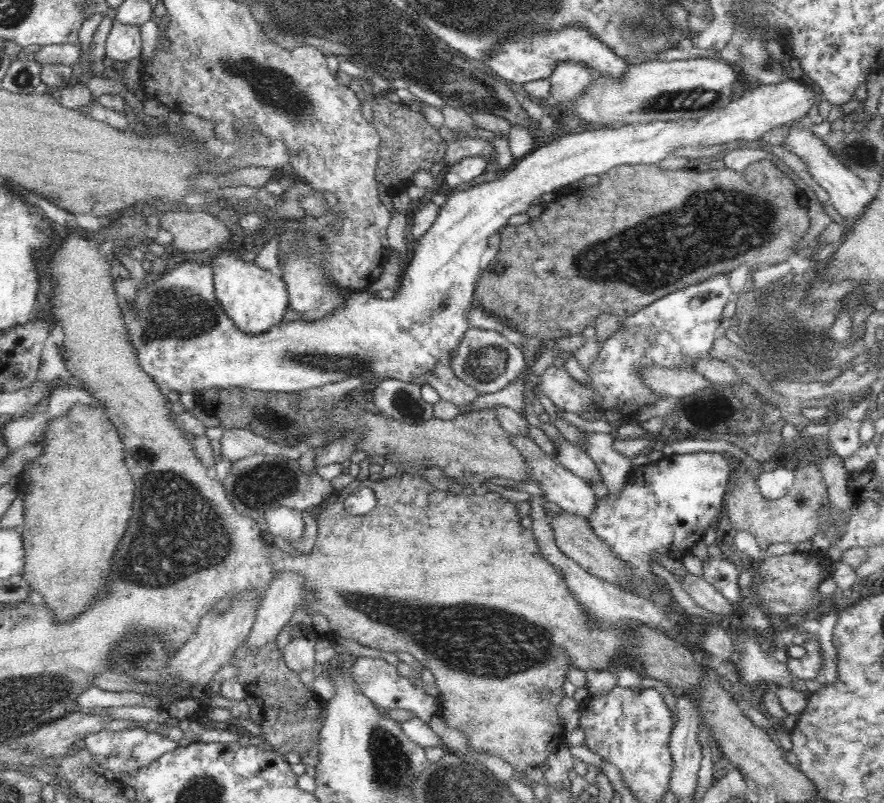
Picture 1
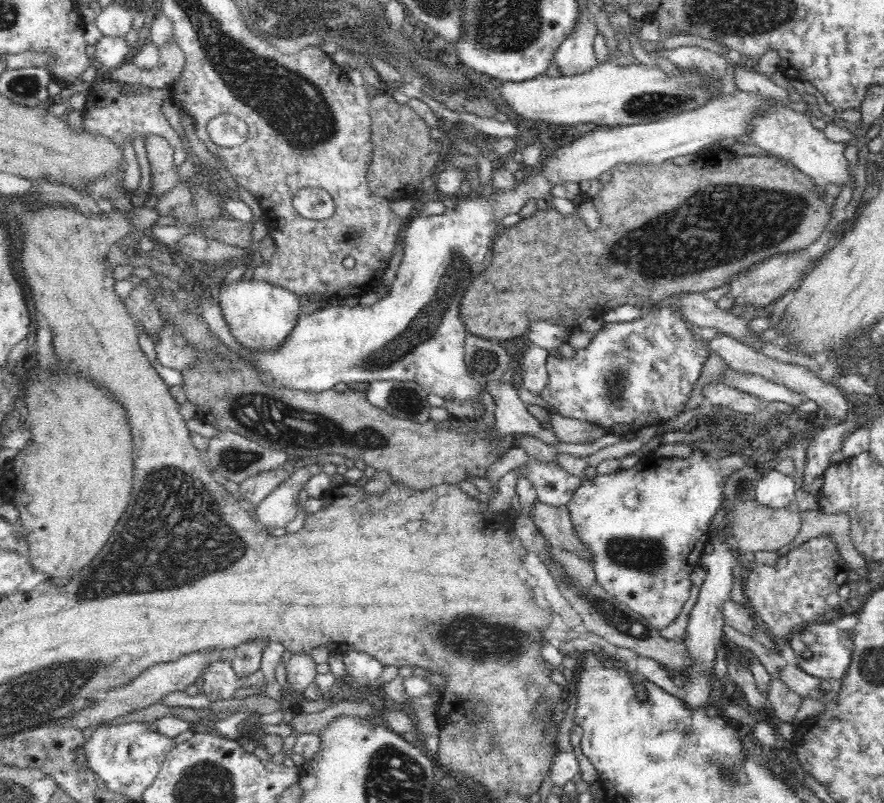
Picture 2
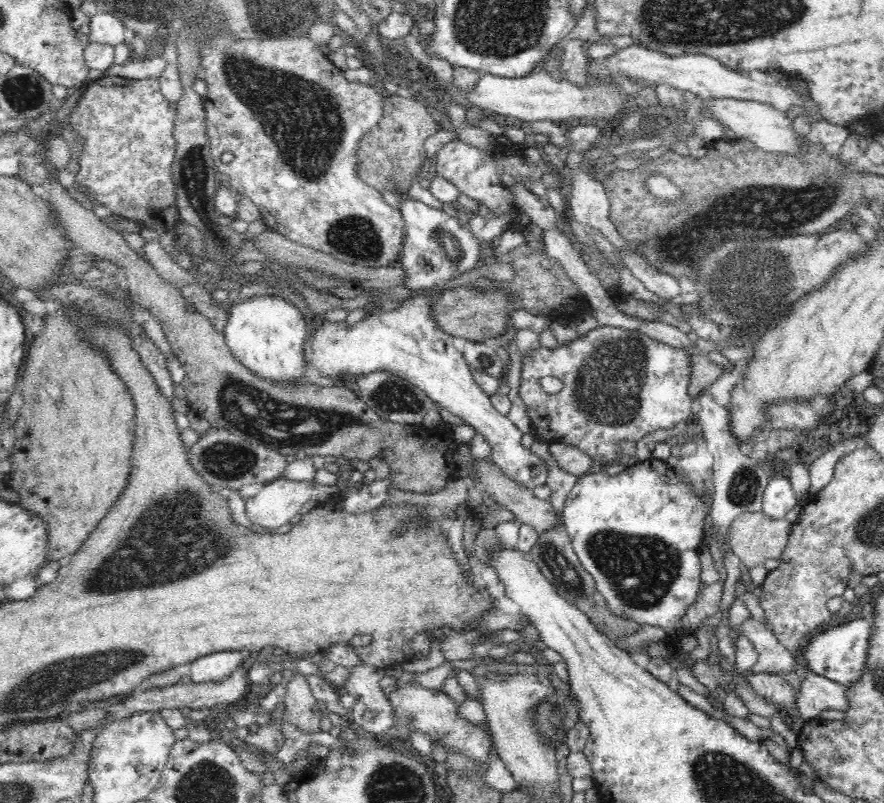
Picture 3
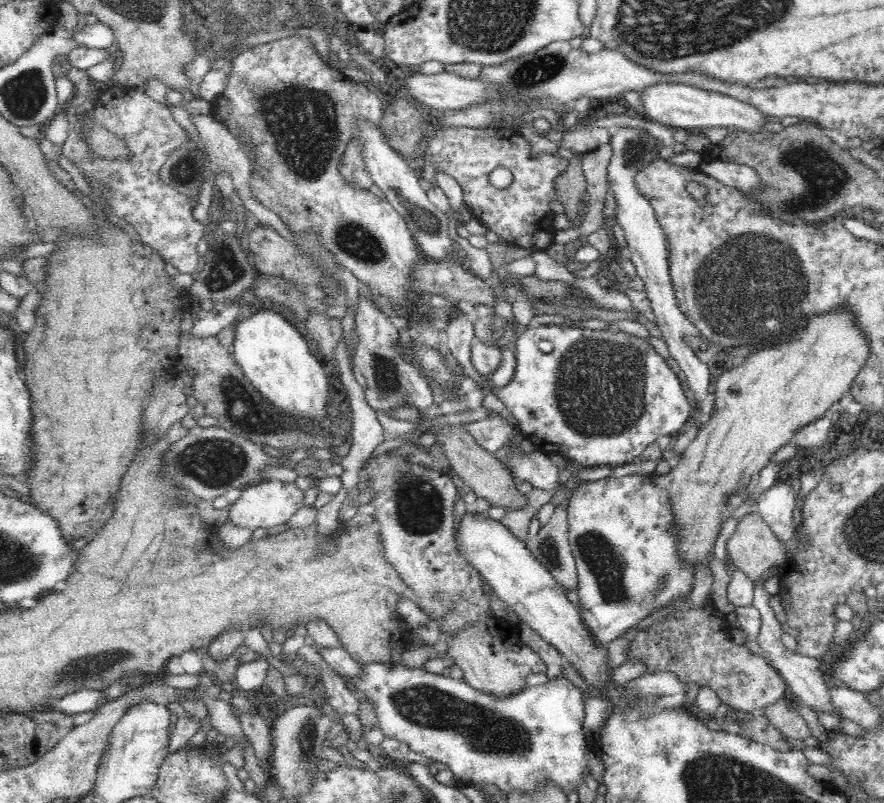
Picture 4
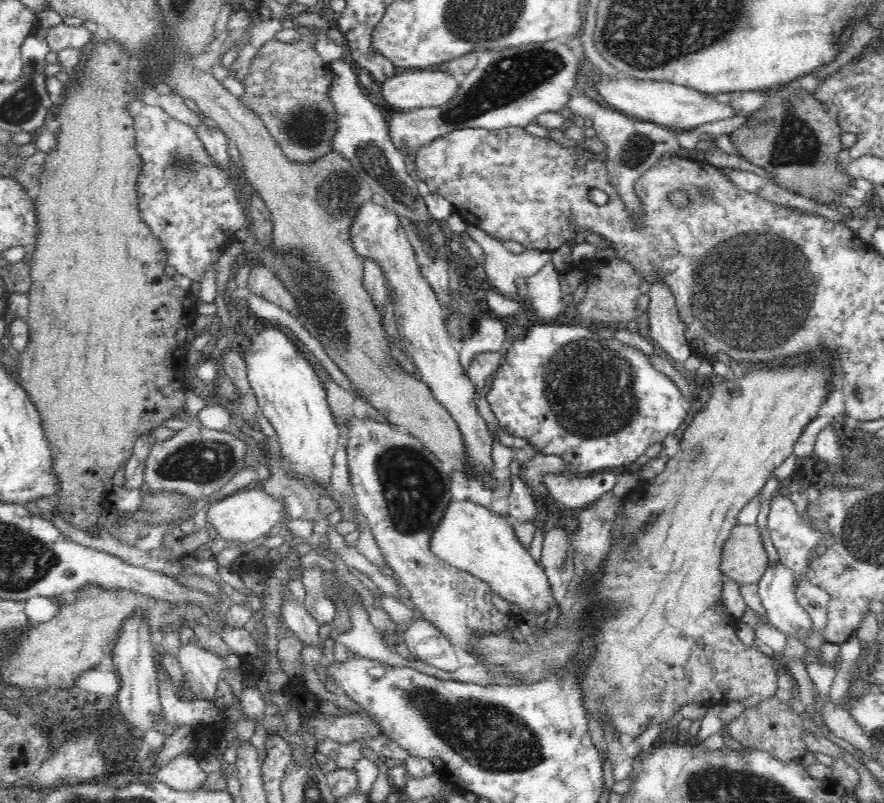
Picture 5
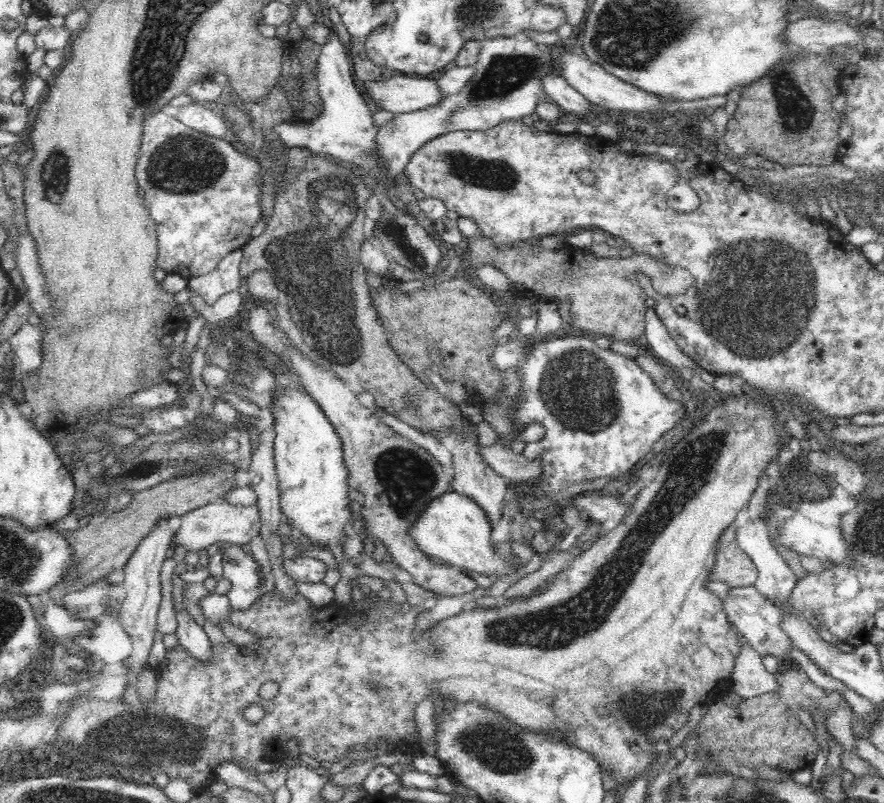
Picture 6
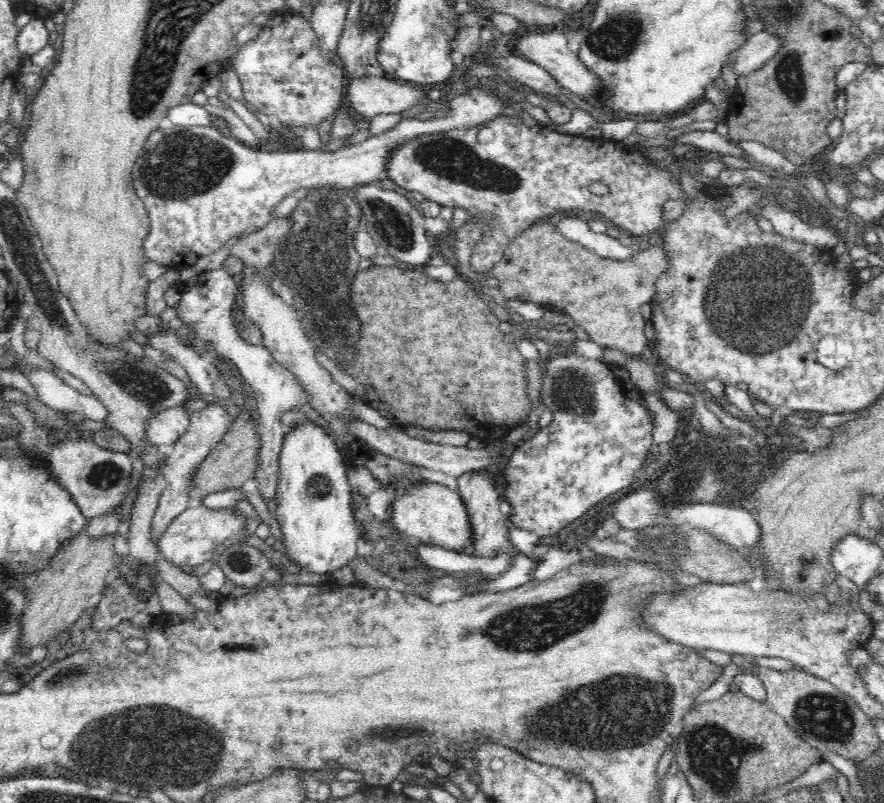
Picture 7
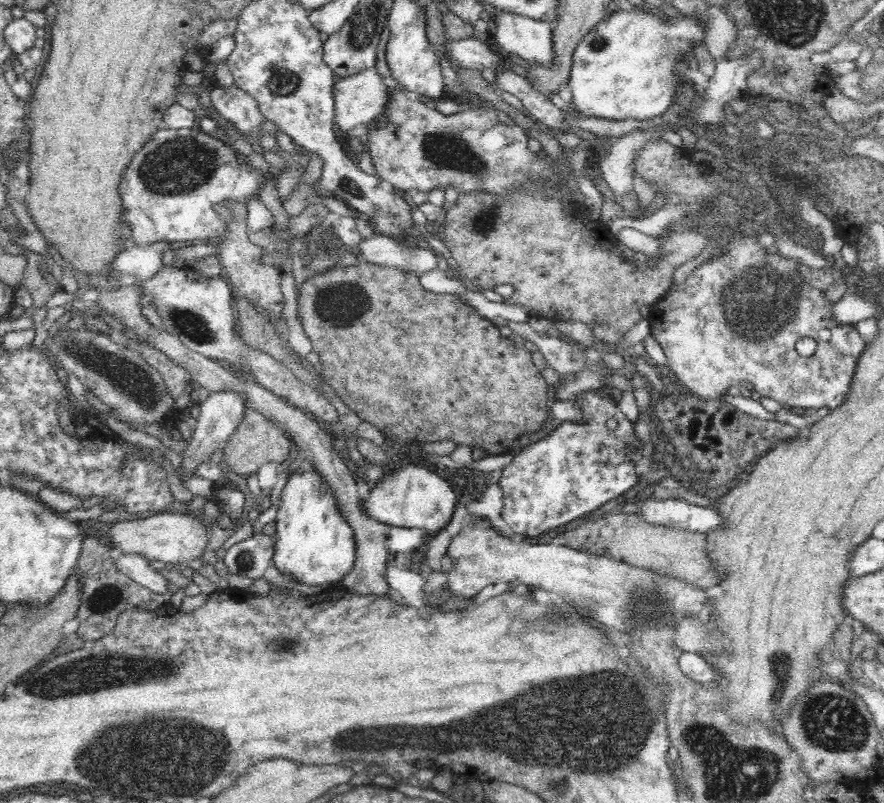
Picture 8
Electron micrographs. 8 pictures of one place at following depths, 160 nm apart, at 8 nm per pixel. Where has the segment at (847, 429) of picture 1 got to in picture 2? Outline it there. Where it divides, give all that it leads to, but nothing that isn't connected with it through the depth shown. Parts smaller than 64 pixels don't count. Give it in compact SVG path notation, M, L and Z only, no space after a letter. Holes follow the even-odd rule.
M722 333L718 337L713 337L707 342L707 347L712 354L718 356L726 362L727 366L740 372L748 372L750 374L757 374L766 380L775 382L776 384L783 384L790 390L803 393L809 400L819 405L821 411L824 413L825 418L834 418L845 420L851 411L850 399L847 396L842 396L842 390L832 383L824 383L815 372L810 371L806 366L798 364L791 364L782 362L780 360L762 355L759 351L748 345L744 345L740 340L736 341L730 335Z

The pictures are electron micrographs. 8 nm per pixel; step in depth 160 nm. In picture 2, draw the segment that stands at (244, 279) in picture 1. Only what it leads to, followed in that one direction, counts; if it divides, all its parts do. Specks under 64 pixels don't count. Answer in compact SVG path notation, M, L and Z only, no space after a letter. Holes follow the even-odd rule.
M252 278L245 281L240 279L230 284L223 283L218 290L217 298L232 336L249 350L272 352L280 348L300 319L298 295L263 280L258 282Z

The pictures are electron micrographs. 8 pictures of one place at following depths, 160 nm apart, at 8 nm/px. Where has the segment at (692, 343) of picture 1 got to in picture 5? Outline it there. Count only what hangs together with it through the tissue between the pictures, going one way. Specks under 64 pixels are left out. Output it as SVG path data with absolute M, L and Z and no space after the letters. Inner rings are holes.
M557 321L550 323L532 323L526 329L524 338L516 339L504 351L504 359L502 366L494 374L492 380L486 390L486 397L490 407L498 419L499 428L507 431L508 434L518 436L519 438L526 438L527 443L532 445L537 450L537 454L553 454L559 456L566 467L567 473L572 475L574 473L583 472L598 472L598 470L622 471L627 465L635 462L638 456L642 456L646 452L648 446L655 443L661 443L668 435L672 435L678 428L684 424L684 418L688 416L691 404L686 399L680 389L670 380L665 374L658 372L647 359L647 353L628 346L614 337L610 340L600 338L593 327L588 327L585 323L577 324L561 324Z

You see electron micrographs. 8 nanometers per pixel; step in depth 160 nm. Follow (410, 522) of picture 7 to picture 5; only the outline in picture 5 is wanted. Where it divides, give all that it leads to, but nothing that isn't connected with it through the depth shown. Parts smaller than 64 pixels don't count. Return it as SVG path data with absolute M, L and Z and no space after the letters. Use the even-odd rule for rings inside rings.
M451 499L430 541L434 555L487 582L496 595L520 605L522 610L533 610L540 615L547 607L551 610L558 606L560 610L561 601L552 598L552 589L544 567L534 561L529 551L522 547L514 529L503 515L494 514L469 499Z

